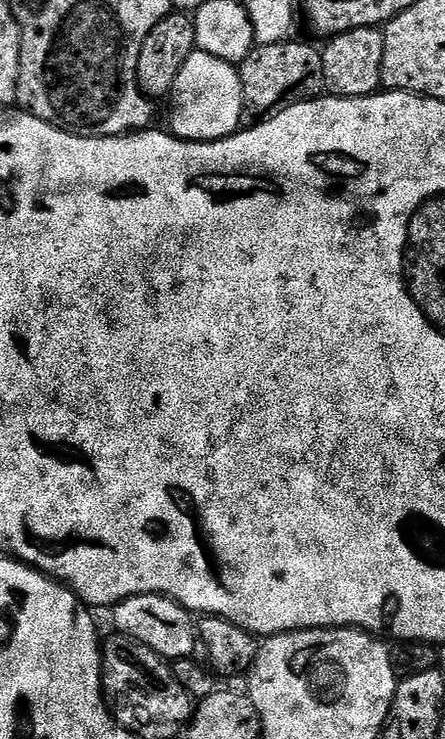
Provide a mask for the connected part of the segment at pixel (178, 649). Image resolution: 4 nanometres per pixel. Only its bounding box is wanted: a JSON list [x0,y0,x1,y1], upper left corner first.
[114,592,198,661]

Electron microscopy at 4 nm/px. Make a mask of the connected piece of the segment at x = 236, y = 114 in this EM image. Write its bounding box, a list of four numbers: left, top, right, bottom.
[170,50,246,140]

